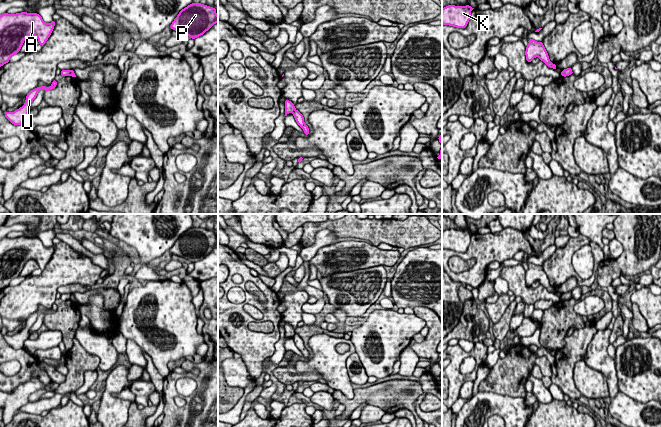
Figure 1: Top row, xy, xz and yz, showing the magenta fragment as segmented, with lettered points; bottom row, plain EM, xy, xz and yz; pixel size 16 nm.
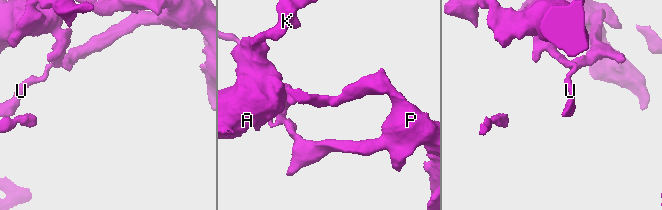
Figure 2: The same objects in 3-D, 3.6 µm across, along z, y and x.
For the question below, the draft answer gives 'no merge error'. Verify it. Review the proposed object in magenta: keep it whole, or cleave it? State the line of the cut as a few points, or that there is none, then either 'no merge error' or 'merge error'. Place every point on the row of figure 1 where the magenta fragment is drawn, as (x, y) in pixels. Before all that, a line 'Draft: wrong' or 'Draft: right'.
Draft: wrong
cut in xz along (295, 109), (292, 112); merge error

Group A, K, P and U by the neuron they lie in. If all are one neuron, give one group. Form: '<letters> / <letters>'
A K U / P

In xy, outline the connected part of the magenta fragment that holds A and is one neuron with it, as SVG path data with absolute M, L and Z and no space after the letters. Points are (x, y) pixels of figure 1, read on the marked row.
M21 12L0 15L0 67L17 54L25 39L36 36L41 46L45 45L55 26L55 20L45 23L37 13Z

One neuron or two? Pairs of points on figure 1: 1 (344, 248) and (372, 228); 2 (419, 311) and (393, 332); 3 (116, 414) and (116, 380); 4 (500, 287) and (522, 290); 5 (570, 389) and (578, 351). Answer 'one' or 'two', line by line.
1: two
2: two
3: one
4: two
5: one

